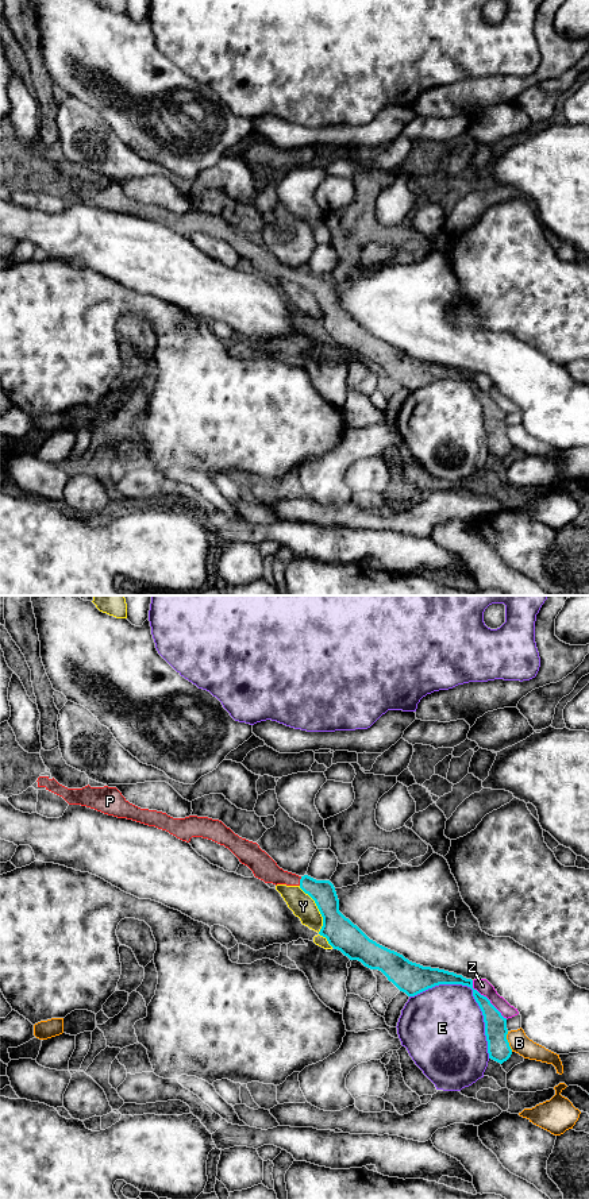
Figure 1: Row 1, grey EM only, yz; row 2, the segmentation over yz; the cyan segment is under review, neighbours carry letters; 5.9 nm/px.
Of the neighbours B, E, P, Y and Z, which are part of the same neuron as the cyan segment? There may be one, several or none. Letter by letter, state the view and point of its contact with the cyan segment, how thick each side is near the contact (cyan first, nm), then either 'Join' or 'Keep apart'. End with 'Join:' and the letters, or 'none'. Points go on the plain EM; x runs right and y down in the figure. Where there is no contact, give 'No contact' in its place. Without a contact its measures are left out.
B: Touches cyan at yz (507, 436). Thickness 140 nm (cyan) against 120 nm. Keep apart
E: Touches cyan at yz (473, 388). Thickness 130 nm (cyan) against 460 nm. Keep apart
P: Touches cyan at yz (300, 276). Thickness 150 nm (cyan) against 150 nm. Join
Y: Touches cyan at yz (322, 311). Thickness 190 nm (cyan) against 140 nm. Keep apart
Z: Touches cyan at yz (488, 394). Thickness 130 nm (cyan) against 90 nm. Keep apart
Join: P

